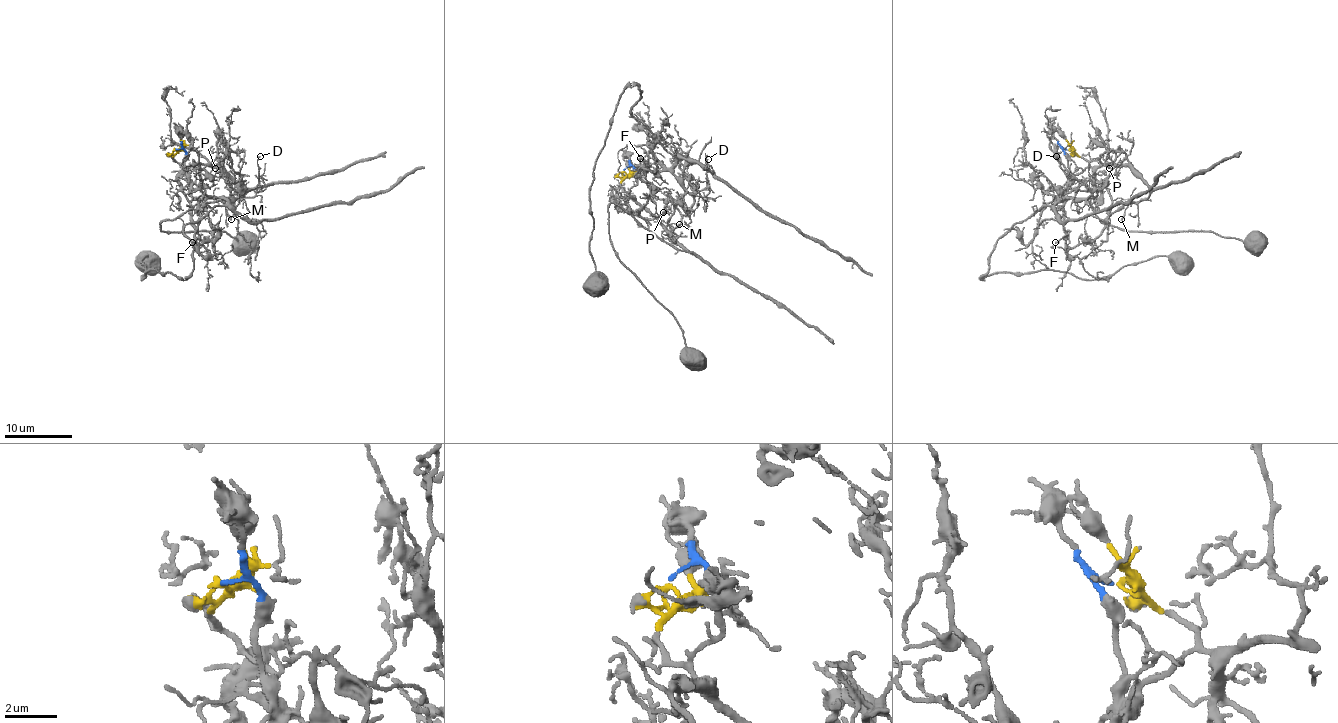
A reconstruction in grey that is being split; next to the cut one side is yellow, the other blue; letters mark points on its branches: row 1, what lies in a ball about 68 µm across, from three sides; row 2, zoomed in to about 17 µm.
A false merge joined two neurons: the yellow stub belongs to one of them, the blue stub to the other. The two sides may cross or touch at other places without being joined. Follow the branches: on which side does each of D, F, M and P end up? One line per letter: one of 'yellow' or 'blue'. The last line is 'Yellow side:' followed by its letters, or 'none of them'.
D: blue
F: blue
M: yellow
P: yellow
Yellow side: M, P

